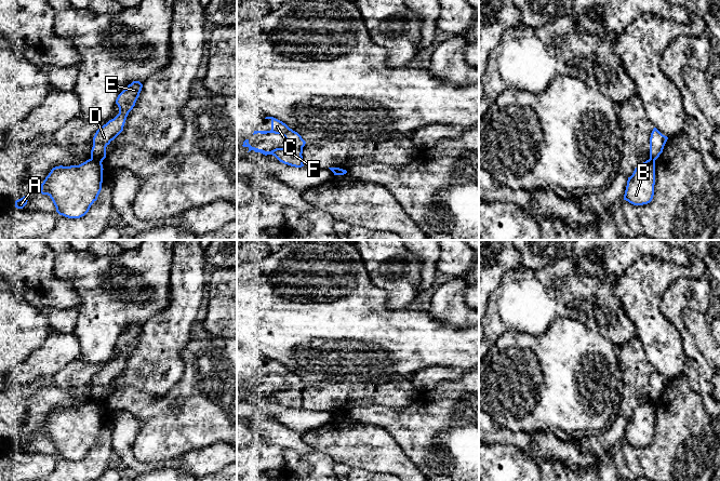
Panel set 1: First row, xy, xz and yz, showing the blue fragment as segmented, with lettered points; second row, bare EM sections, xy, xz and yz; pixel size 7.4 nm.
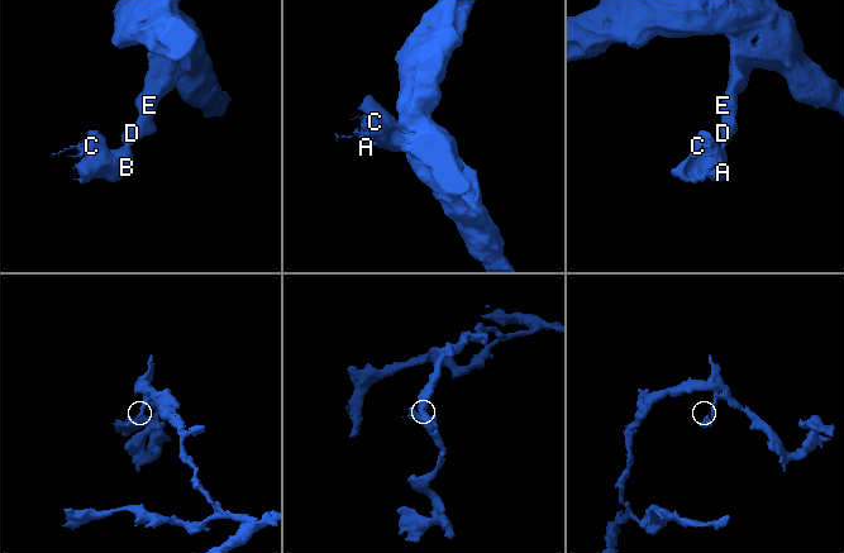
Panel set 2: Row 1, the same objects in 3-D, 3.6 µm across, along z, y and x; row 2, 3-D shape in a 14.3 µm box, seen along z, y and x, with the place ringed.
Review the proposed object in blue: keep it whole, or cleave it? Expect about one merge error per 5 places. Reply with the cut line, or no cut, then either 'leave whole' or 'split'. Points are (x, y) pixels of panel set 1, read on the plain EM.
xy (91, 399), (102, 403) | split

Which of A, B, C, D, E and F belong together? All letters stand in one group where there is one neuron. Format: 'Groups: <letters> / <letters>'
Groups: A B C F / D E

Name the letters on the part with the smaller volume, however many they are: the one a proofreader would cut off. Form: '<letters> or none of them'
A, B, C, F

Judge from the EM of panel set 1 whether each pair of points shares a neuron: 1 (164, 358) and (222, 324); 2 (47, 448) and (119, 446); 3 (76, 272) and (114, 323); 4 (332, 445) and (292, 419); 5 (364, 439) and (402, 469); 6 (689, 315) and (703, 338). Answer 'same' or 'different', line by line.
1: different
2: different
3: same
4: different
5: same
6: same

